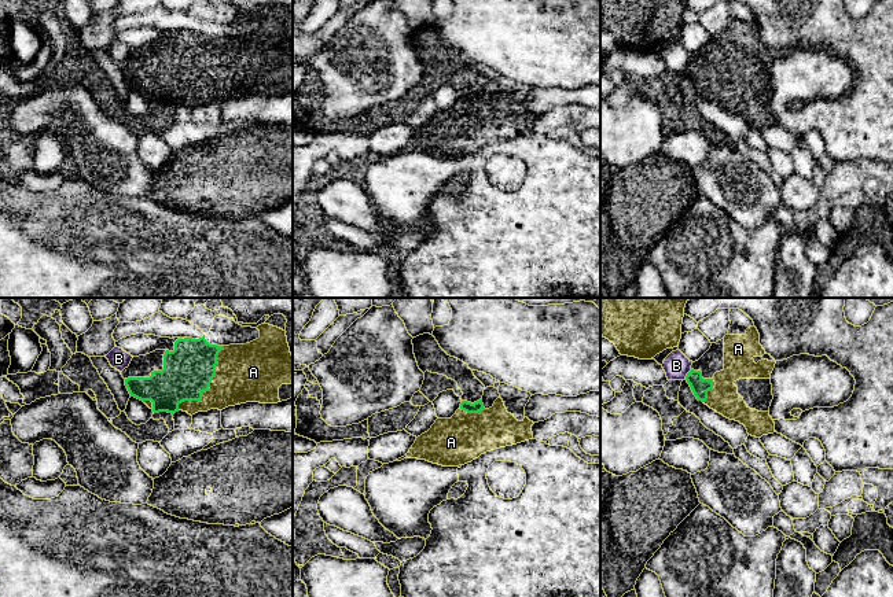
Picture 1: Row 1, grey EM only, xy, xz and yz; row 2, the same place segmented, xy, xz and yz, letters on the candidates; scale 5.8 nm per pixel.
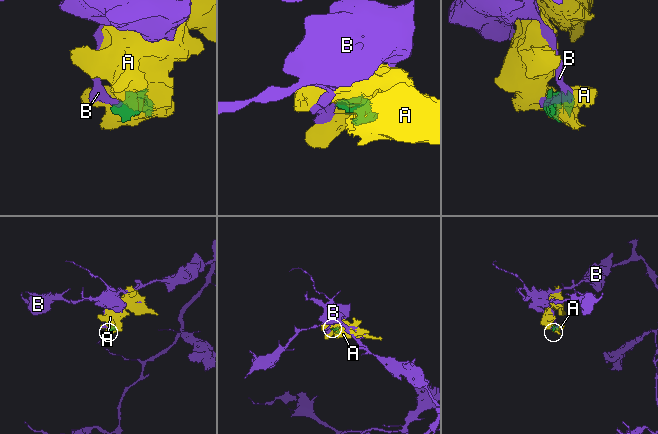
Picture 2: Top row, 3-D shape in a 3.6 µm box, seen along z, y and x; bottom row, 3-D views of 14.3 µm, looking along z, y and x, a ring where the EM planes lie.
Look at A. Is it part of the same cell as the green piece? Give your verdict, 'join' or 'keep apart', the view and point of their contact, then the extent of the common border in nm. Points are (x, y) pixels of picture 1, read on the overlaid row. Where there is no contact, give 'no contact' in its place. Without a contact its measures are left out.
keep apart; meets green in xy at (208, 387); contact 460 nm long

